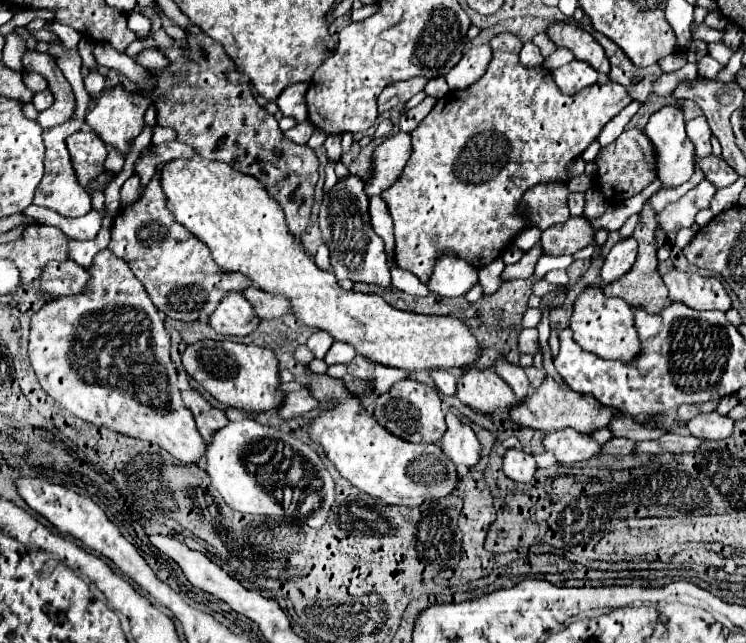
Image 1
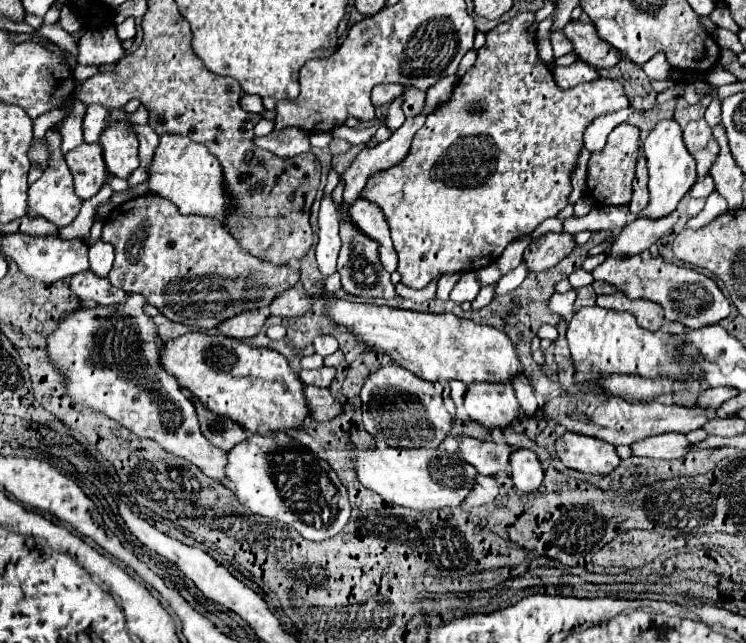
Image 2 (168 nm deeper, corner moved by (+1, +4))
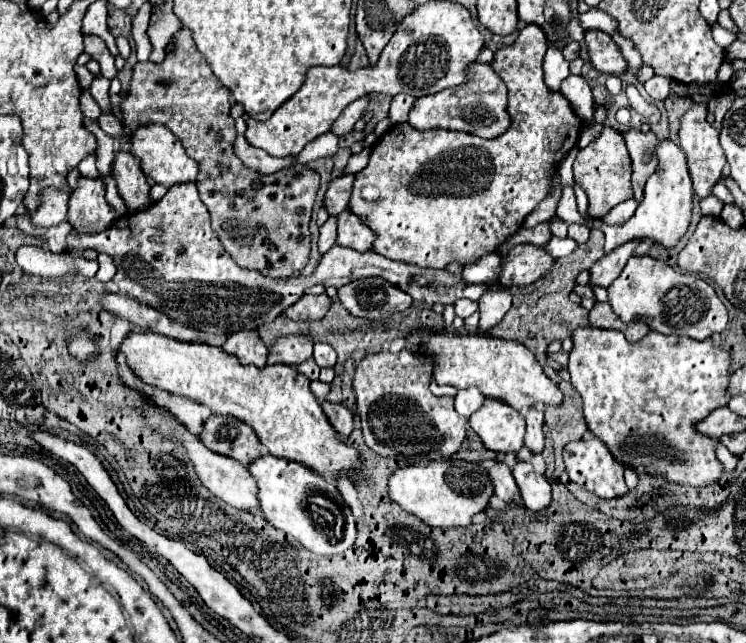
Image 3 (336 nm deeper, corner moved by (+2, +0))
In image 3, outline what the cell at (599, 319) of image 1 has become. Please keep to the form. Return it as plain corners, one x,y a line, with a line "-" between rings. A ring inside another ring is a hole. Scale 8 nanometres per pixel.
576,327
572,333
574,349
570,351
568,373
574,389
582,397
588,429
606,443
610,453
622,465
644,465
648,473
666,475
668,481
682,485
710,485
722,473
722,463
714,455
716,439
700,435
694,423
704,419
712,409
728,405
726,397
730,377
730,355
722,347
714,347
712,339
694,341
690,337
662,335
650,331
642,341
630,343
616,329

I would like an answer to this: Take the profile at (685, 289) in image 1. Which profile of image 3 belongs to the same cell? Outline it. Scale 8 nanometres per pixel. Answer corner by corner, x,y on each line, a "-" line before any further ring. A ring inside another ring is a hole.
630,257
624,271
608,287
608,301
622,321
654,321
652,329
664,335
686,335
702,341
712,333
722,333
728,325
728,311
712,285
678,273
666,261
654,257

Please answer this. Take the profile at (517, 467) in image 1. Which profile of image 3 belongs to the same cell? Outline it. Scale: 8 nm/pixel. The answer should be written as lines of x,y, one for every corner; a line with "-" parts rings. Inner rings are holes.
518,461
514,467
514,479
520,487
522,501
532,511
542,511
550,503
550,483
544,475
538,475
526,461

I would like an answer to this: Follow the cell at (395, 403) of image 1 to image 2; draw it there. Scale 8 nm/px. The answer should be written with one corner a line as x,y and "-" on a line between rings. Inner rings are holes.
395,361
381,365
367,377
361,389
361,401
365,431
377,441
377,445
399,449
437,449
455,425
455,419
443,405
443,385
419,381
419,377
395,365

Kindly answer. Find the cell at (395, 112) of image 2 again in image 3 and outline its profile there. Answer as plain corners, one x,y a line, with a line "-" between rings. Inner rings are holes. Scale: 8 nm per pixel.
364,147
364,149
358,153
358,157
352,155
344,173
358,173
358,171
362,171
362,169
366,167
366,163
368,163
370,153
372,153
372,147

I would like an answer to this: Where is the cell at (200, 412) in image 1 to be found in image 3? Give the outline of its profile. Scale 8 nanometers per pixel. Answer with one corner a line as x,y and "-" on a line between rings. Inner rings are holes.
224,415
210,417
204,423
200,439
210,451
214,451
218,455
234,457
242,465
246,465
266,453
264,445
260,445
260,441
258,441
256,433
234,417
224,417

